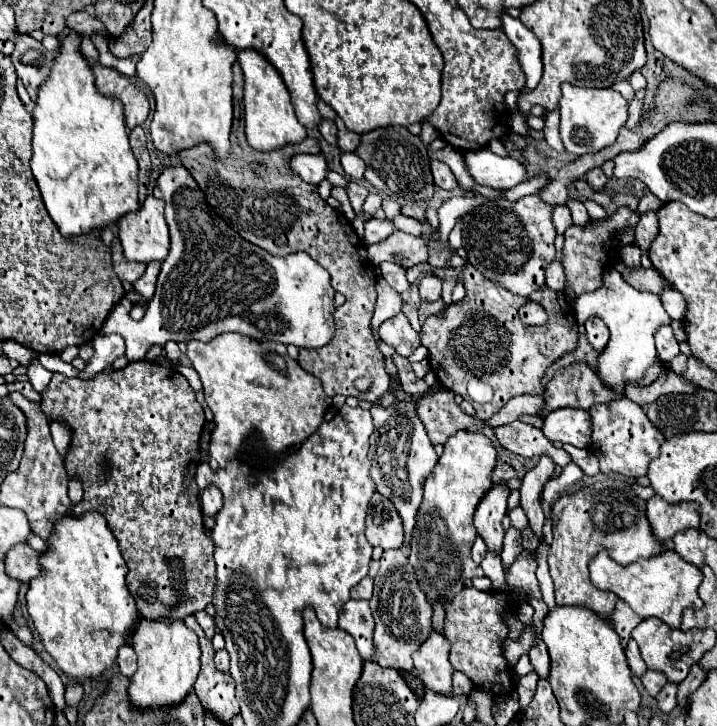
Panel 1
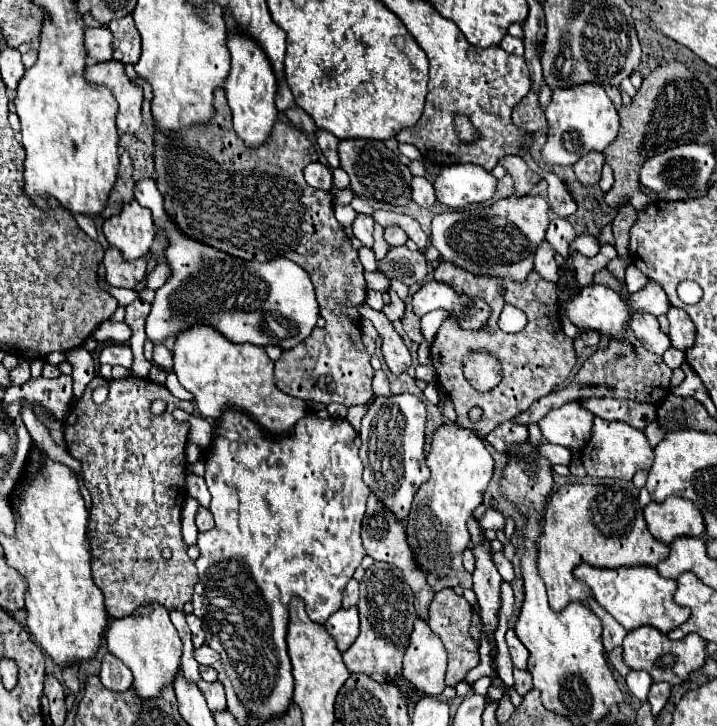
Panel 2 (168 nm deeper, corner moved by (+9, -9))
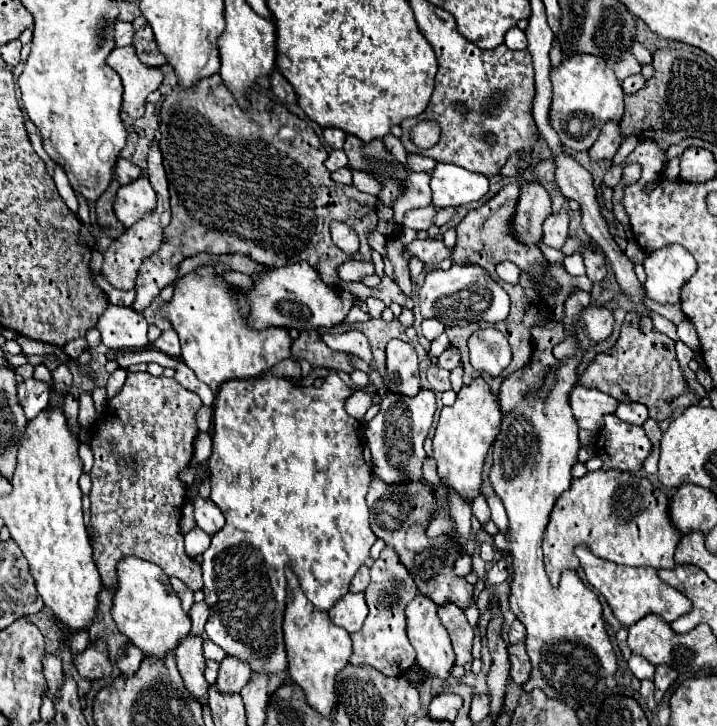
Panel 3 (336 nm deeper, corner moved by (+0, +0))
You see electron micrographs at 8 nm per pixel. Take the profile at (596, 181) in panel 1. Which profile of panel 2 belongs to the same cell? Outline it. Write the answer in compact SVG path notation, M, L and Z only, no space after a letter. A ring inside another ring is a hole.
M587 153L587 157L581 157L573 169L583 185L597 185L601 179L601 167L603 153Z

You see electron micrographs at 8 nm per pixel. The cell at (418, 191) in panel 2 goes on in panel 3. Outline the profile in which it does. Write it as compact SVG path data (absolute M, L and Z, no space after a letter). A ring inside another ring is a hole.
M410 172L408 178L404 180L404 190L394 202L394 212L396 212L396 222L402 222L402 214L412 208L420 206L430 206L432 204L432 190L428 184L428 172Z

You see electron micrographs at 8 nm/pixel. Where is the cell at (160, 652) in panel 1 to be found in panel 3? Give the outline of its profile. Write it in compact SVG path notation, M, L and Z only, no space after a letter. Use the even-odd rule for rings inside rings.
M122 558L116 566L118 582L112 598L112 618L118 624L118 630L128 636L128 640L138 646L144 654L164 656L176 648L176 642L190 634L188 614L182 610L180 600L170 586L168 576L160 566L140 560L140 558Z

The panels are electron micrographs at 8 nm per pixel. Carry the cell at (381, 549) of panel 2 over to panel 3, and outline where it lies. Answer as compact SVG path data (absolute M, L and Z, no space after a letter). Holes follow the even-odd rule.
M374 476L366 496L366 504L370 508L370 528L380 540L384 540L396 550L402 564L408 568L418 590L424 596L432 598L438 606L450 602L458 608L466 608L472 602L474 586L454 576L454 564L460 552L458 544L462 544L462 540L458 536L456 542L454 538L448 540L446 536L426 536L426 528L436 512L436 498L432 494L434 490L422 480L410 480L404 484L384 484L378 476Z

